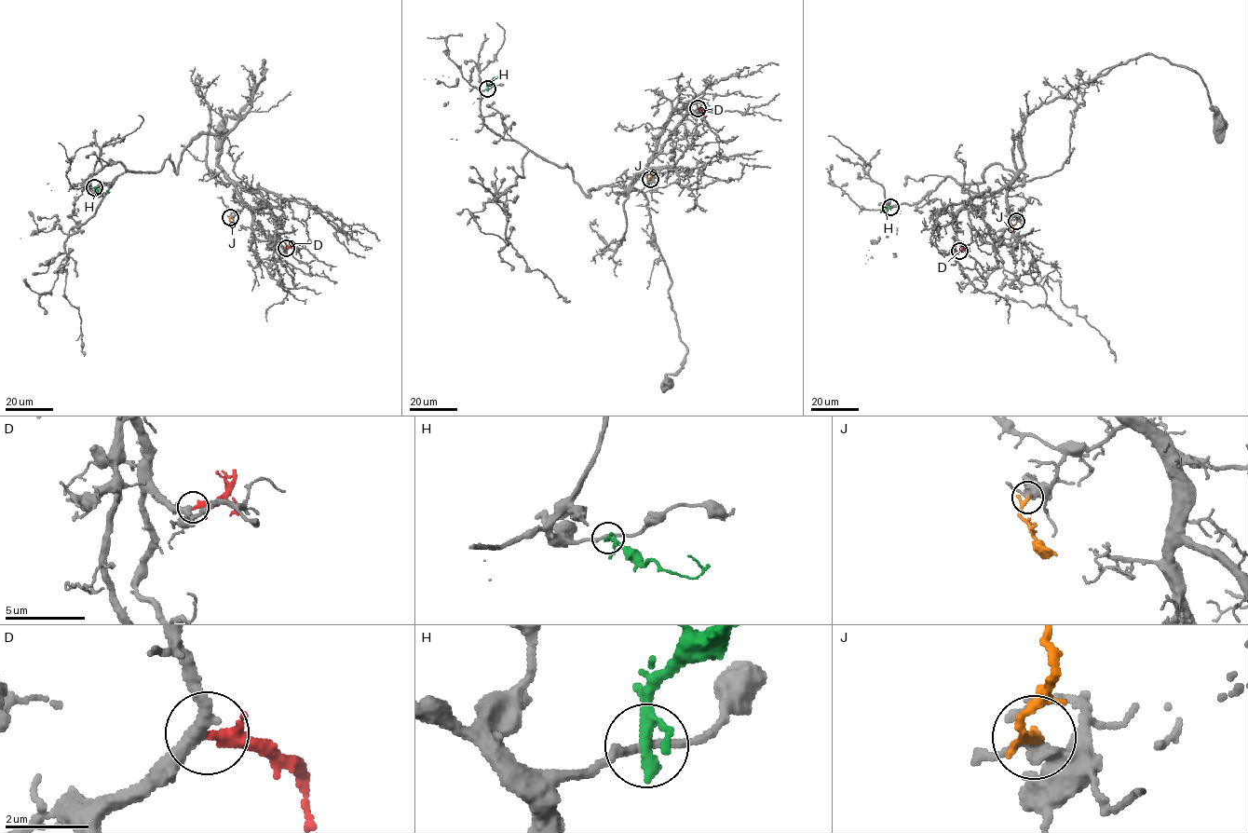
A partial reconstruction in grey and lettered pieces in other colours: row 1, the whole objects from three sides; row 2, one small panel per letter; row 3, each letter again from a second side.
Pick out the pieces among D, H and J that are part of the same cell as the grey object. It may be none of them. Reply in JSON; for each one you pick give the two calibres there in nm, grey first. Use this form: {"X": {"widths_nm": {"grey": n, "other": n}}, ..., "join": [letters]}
{"D": {"widths_nm": {"grey": 320, "other": 240}}, "join": ["D"]}

